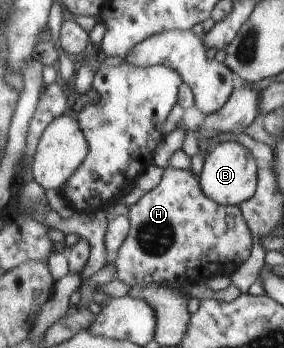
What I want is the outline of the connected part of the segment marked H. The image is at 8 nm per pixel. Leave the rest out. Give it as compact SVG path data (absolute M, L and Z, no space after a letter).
M168 166L161 181L130 207L131 229L115 257L118 280L130 288L152 283L205 282L213 274L234 272L244 264L253 251L253 233L243 210L225 207L212 200L201 189L199 177L191 169Z

